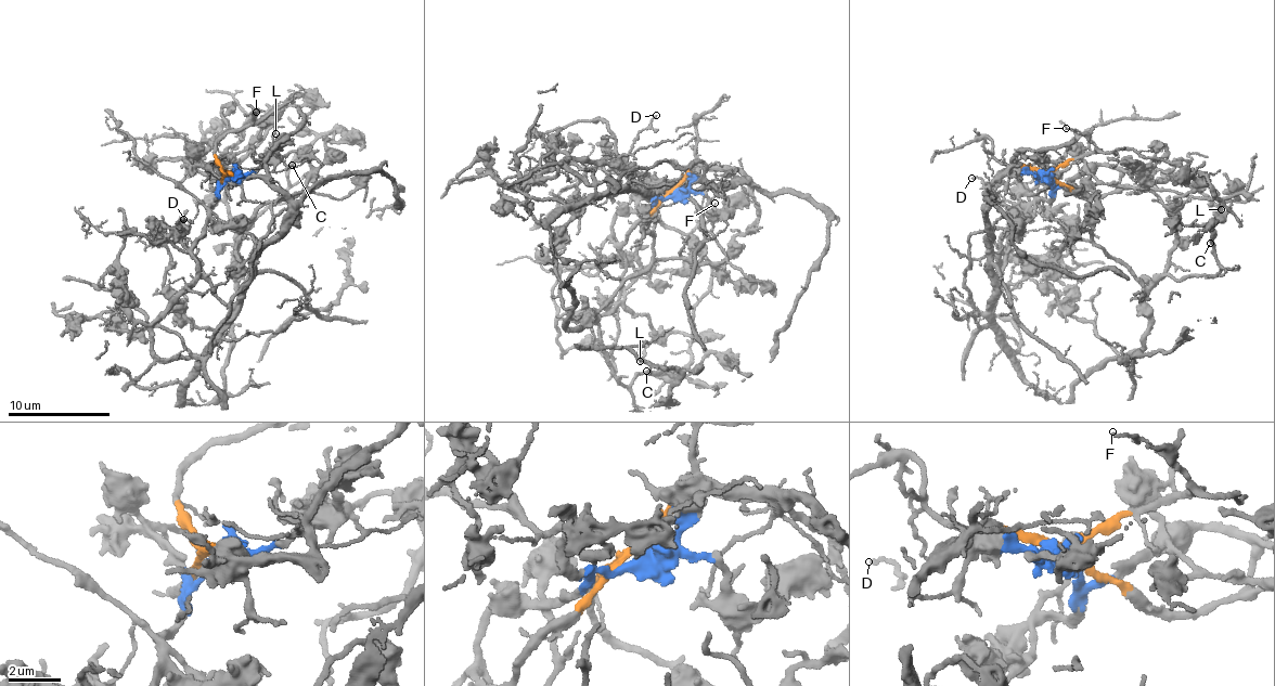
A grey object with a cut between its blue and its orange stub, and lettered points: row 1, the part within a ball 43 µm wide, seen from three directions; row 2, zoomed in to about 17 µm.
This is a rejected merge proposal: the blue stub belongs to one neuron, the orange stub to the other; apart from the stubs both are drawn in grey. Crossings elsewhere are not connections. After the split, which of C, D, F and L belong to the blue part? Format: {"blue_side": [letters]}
{"blue_side": ["D"]}

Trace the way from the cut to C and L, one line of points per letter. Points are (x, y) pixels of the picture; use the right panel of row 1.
C: (1047, 176), (1098, 149), (1112, 154), (1121, 146), (1200, 170), (1214, 199), (1231, 209), (1211, 229), (1211, 243)
L: (1047, 176), (1086, 197), (1122, 189), (1157, 190), (1170, 206), (1205, 185), (1214, 191), (1221, 209)

